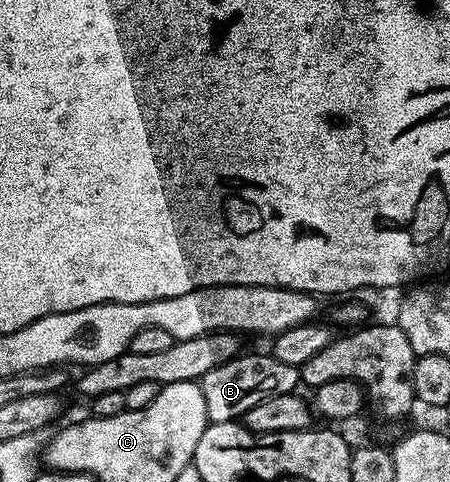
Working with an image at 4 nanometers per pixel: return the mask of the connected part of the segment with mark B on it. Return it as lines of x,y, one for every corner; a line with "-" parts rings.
237,354
232,360
210,370
199,380
202,398
206,398
206,414
211,423
239,421
254,406
261,404
267,396
295,393
301,383
300,369
278,362
275,356
243,356

